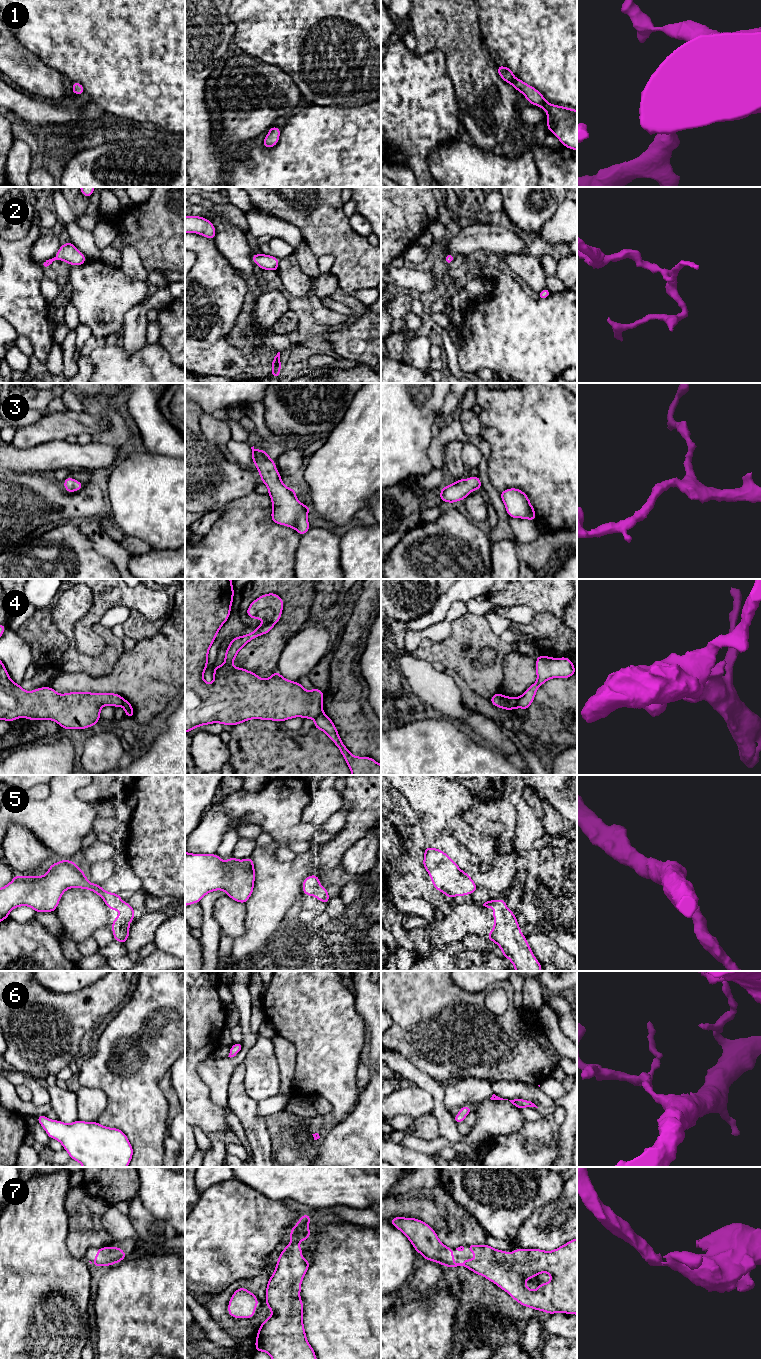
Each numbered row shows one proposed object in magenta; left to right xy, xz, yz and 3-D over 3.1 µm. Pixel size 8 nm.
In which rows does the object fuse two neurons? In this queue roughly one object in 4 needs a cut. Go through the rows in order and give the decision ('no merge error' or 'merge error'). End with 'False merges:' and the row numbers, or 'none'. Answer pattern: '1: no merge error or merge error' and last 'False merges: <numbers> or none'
1: no merge error
2: no merge error
3: no merge error
4: merge error
5: no merge error
6: no merge error
7: no merge error
False merges: 4

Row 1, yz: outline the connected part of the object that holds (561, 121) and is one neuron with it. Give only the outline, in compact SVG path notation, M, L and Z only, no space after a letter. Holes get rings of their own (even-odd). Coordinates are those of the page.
M498 64L497 71L499 76L521 92L530 104L546 111L548 131L552 132L565 147L577 150L577 110L548 103L534 87L524 83L520 78L515 79L509 67Z

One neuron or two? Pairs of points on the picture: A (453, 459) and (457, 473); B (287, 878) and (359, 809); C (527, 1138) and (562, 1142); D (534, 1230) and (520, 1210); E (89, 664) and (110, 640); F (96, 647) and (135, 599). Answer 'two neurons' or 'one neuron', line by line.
A: one neuron
B: one neuron
C: two neurons
D: two neurons
E: one neuron
F: one neuron

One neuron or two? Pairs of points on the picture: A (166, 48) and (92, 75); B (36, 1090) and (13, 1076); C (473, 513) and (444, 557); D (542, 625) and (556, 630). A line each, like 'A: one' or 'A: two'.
A: one
B: one
C: two
D: one

